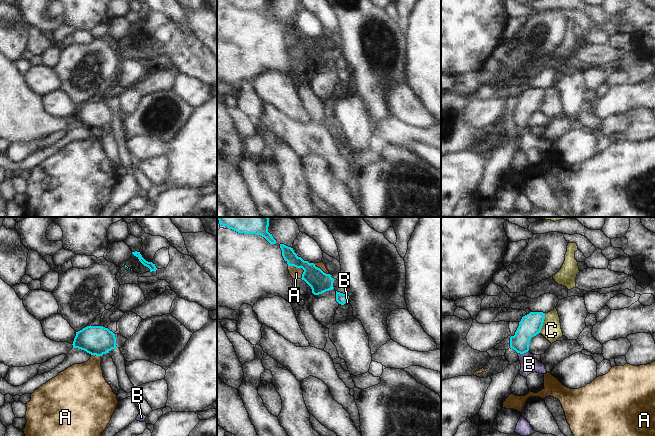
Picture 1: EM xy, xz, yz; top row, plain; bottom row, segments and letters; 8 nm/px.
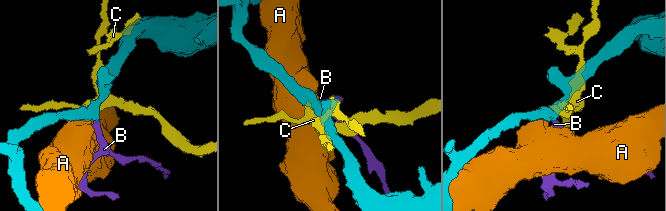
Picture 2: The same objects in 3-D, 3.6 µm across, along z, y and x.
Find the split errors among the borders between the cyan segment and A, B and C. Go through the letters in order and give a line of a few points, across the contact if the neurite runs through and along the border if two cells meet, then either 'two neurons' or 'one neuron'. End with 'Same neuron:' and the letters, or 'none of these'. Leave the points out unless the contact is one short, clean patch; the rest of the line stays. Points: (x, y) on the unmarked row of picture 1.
A: two neurons
B: line yz (530, 101), (523, 110), (523, 129), (529, 140); one neuron
C: two neurons
Same neuron: B

